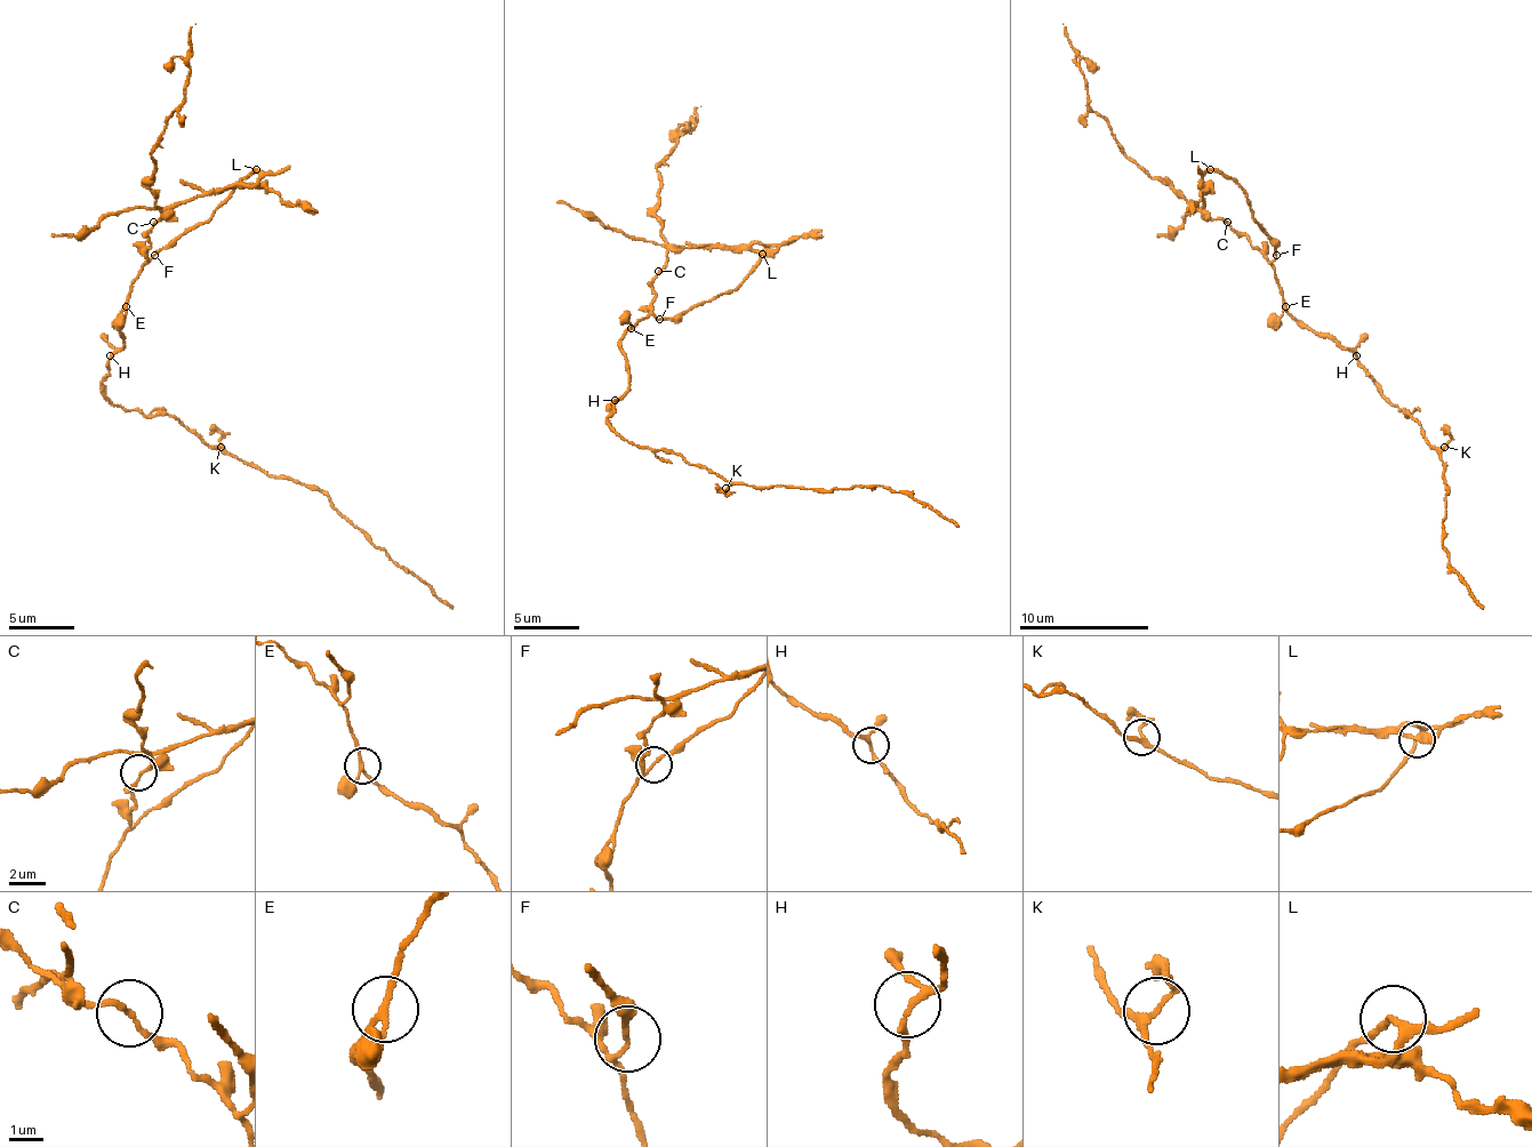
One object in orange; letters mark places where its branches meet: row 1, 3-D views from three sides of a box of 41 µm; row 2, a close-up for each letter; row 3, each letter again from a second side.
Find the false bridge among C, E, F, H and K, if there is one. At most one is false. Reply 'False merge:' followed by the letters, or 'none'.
False merge: F

